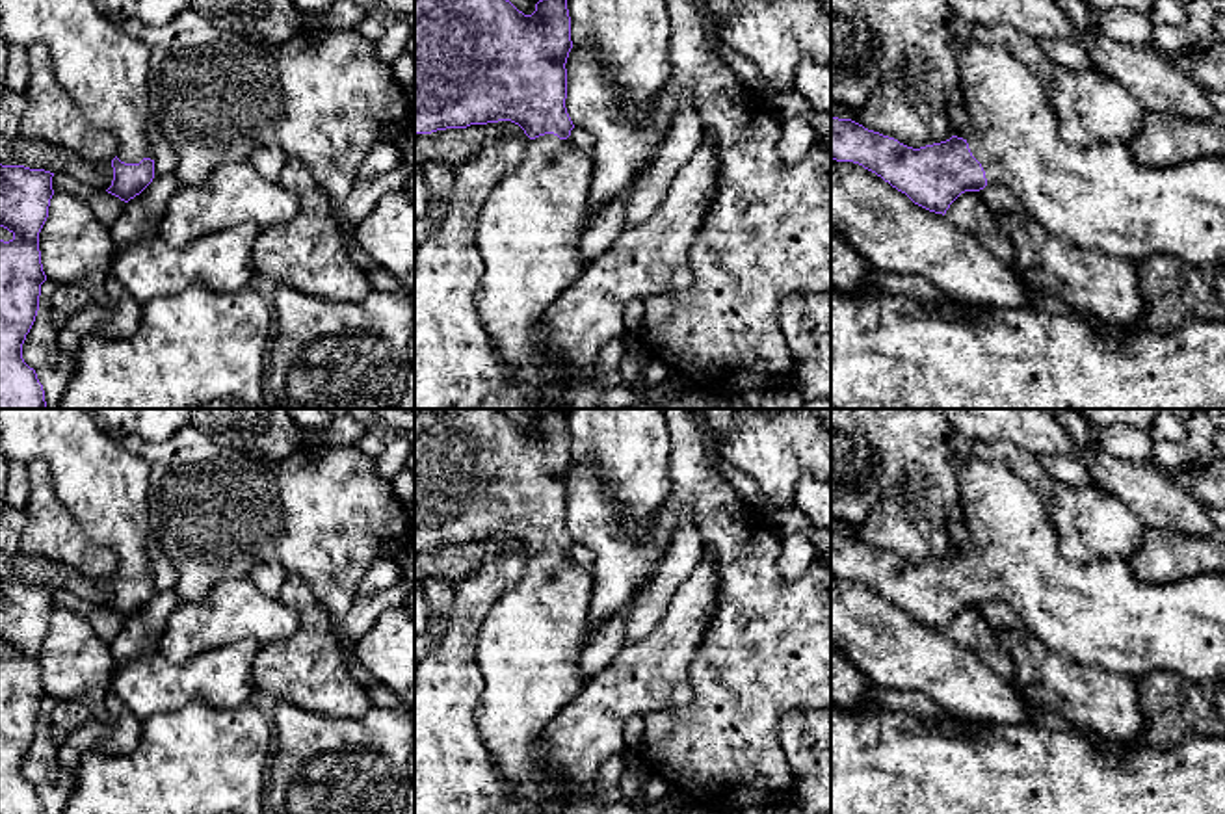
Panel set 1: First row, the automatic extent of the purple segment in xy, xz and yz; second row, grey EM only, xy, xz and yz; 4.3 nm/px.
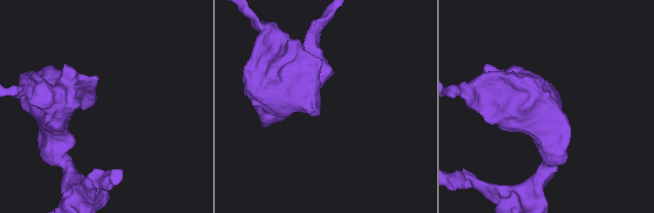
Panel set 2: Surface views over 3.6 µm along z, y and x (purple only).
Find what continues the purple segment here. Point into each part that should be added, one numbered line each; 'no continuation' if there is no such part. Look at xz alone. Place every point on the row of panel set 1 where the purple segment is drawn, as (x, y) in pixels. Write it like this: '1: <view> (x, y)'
1: xz (528, 231)

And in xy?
1: xy (105, 69)

